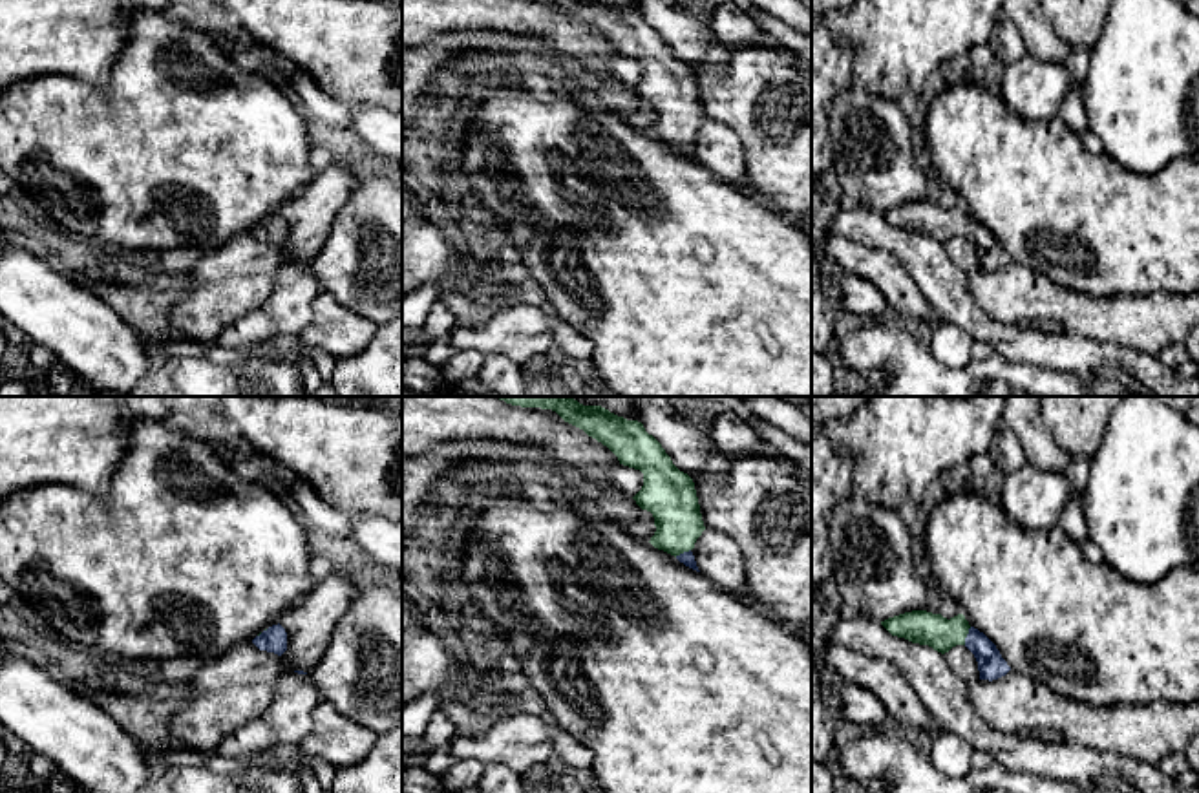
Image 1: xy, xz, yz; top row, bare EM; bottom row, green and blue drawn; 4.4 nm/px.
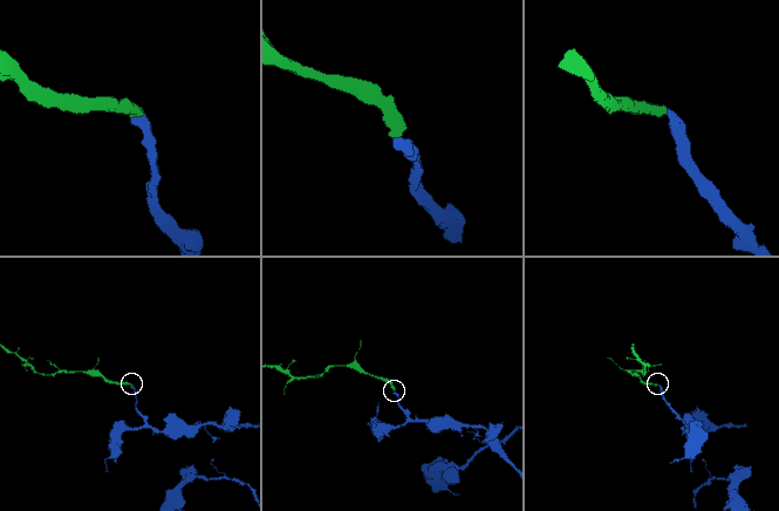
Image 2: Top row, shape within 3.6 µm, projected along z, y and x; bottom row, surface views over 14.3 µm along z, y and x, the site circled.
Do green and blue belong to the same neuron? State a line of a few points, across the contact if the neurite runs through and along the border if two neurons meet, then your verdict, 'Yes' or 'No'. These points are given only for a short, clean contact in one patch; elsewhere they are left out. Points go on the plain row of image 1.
Line: yz (922, 218), (965, 227), (989, 249), (991, 256). Yes

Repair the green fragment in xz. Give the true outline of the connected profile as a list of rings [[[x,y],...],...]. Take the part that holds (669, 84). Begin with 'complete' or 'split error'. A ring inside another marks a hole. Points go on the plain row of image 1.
split error | [[[609,0],[552,2],[607,37],[620,55],[643,64],[643,77],[632,90],[654,108],[656,122],[649,133],[700,163],[691,141],[706,117],[695,73],[673,55],[643,15],[618,7]]]

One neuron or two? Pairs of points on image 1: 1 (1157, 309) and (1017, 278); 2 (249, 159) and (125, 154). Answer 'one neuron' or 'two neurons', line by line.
1: one neuron
2: one neuron

